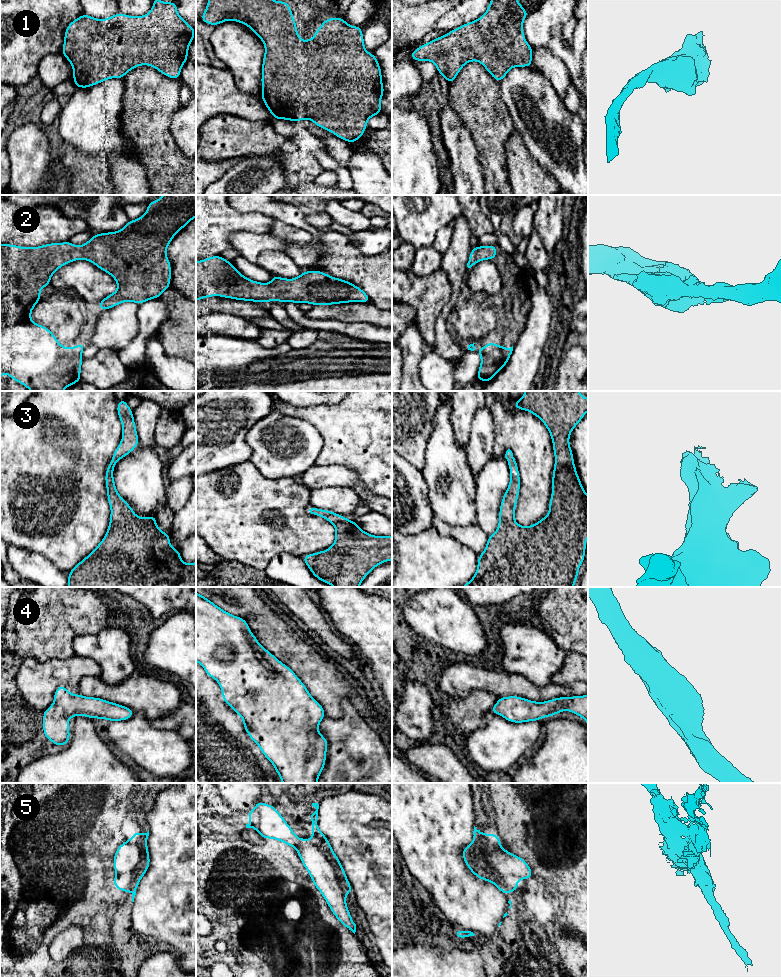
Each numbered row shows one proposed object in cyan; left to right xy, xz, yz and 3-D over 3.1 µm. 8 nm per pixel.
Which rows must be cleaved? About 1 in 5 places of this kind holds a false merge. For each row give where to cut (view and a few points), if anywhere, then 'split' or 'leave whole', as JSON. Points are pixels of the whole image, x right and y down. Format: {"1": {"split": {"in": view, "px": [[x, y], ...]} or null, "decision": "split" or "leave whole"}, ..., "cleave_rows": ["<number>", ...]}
{"1": {"split": null, "decision": "leave whole"}, "2": {"split": null, "decision": "leave whole"}, "3": {"split": null, "decision": "leave whole"}, "4": {"split": null, "decision": "leave whole"}, "5": {"split": null, "decision": "leave whole"}, "cleave_rows": []}

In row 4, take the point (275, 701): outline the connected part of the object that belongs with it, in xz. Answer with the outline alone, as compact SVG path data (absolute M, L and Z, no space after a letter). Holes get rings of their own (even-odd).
M196 591L196 661L205 669L206 674L215 679L222 690L222 700L226 702L229 707L240 715L243 719L244 729L247 735L258 745L262 754L272 763L275 771L279 775L282 783L318 783L318 778L324 769L326 763L326 753L328 747L327 739L319 733L318 726L322 719L326 716L322 705L314 699L303 682L287 665L278 660L270 651L265 649L257 640L255 635L250 631L250 627L244 618L234 616L208 598L200 595ZM258 655L271 665L271 669L267 668L260 660Z

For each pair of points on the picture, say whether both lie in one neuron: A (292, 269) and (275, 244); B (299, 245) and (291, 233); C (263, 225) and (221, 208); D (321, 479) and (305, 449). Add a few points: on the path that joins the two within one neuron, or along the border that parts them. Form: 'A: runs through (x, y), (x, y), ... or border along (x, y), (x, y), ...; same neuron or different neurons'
A: border along (284, 251), (263, 251), (257, 259); different neurons
B: runs through (299, 242), (294, 236); same neuron
C: runs through (253, 222), (234, 221), (231, 218); same neuron
D: border along (314, 464), (300, 475); different neurons

